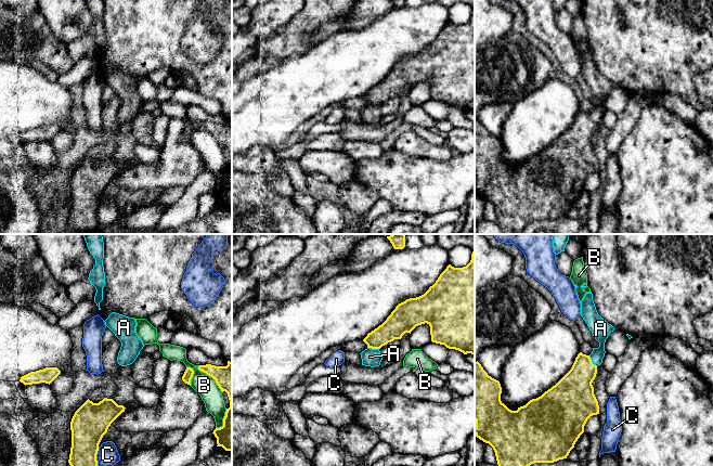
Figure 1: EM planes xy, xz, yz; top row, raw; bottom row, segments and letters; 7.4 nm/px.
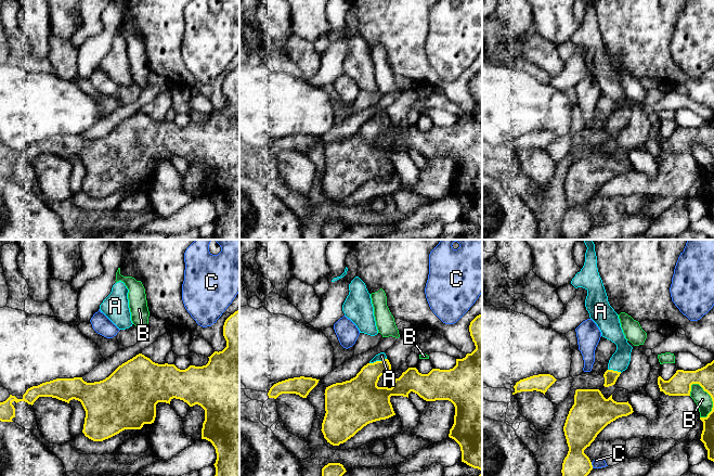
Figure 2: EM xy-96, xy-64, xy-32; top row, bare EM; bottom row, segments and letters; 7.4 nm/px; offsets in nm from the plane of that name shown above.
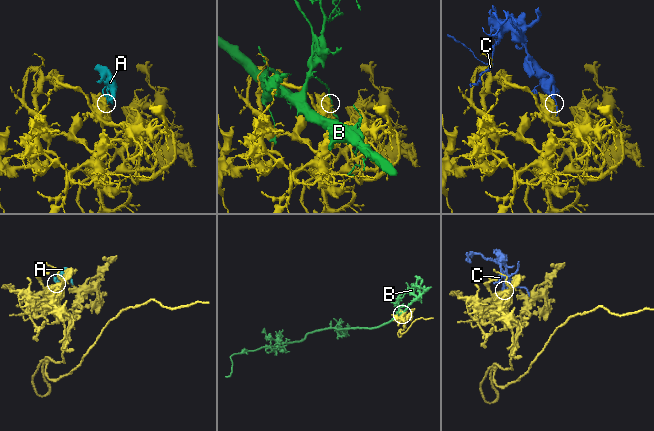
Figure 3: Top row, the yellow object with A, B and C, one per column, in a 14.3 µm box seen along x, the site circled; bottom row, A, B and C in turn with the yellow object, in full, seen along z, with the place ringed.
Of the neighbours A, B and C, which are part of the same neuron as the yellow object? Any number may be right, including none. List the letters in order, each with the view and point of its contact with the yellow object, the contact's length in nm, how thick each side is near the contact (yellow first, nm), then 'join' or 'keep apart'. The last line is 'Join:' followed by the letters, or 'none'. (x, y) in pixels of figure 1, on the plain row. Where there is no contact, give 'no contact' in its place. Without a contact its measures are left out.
A: yz (591, 118) | 110 nm | 280/140 nm | join
B: xy (210, 132) | 260 nm | 200/160 nm | keep apart
C: xy (95, 214) | 150 nm | 280/160 nm | keep apart
Join: A

